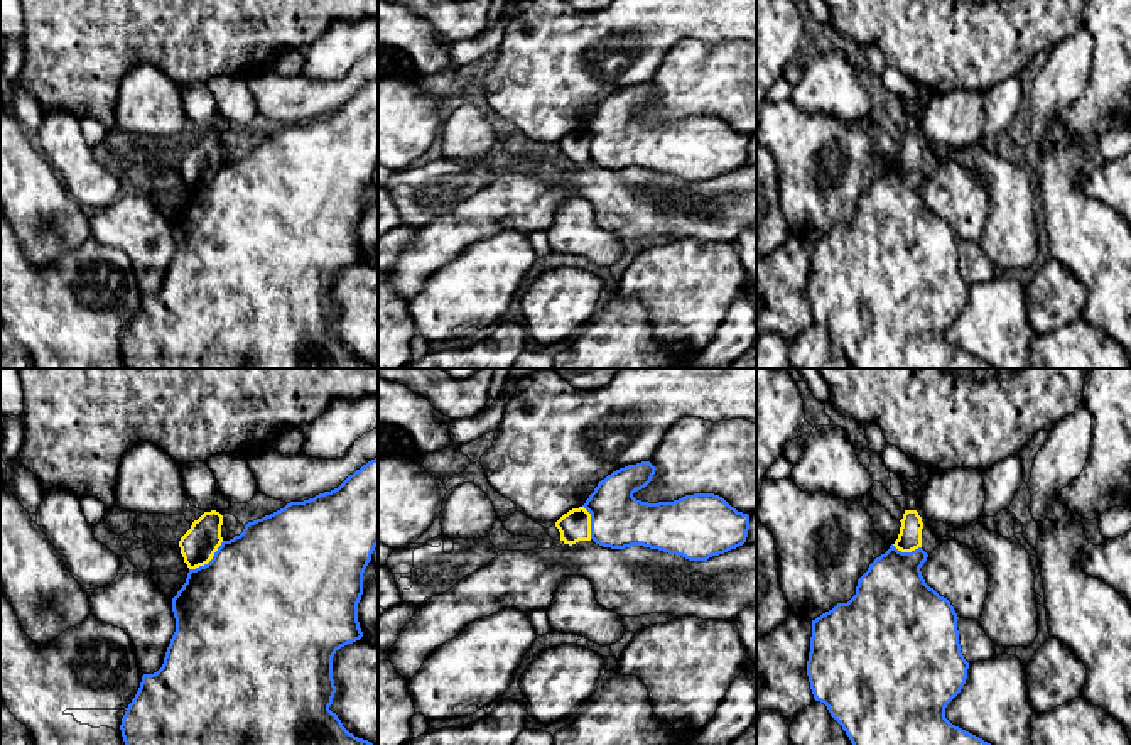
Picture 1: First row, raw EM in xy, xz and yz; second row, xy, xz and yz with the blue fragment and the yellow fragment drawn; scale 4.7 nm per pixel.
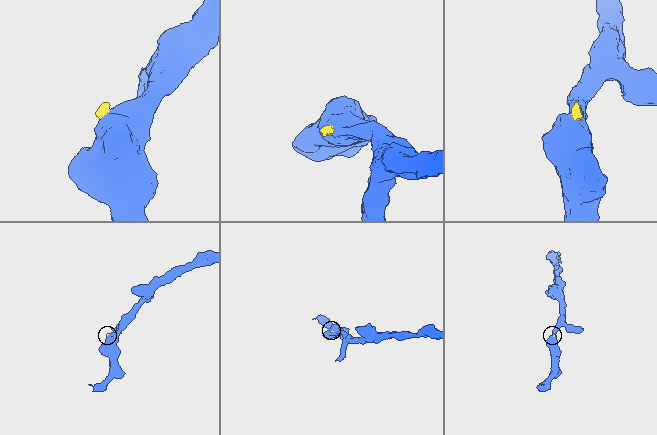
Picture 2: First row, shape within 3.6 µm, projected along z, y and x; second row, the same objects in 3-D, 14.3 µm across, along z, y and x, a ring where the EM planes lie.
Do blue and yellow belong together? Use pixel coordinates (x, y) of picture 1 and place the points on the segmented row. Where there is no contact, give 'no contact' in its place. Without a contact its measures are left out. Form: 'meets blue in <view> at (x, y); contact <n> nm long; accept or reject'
meets blue in xy at (210, 561); contact 220 nm long; reject

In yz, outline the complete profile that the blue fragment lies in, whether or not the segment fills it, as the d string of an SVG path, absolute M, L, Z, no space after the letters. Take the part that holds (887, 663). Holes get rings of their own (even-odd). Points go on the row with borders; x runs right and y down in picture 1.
M891 544L858 579L856 595L847 603L837 603L812 620L807 661L810 689L852 745L991 745L945 718L947 704L966 684L969 662L961 652L954 606L922 576L920 568L927 557L922 547L901 552Z

